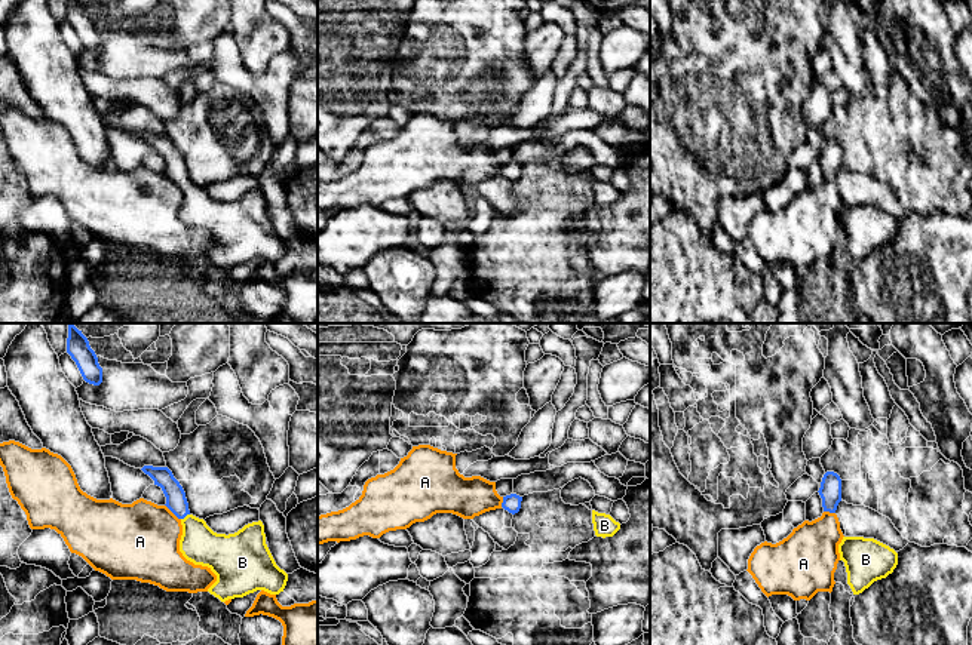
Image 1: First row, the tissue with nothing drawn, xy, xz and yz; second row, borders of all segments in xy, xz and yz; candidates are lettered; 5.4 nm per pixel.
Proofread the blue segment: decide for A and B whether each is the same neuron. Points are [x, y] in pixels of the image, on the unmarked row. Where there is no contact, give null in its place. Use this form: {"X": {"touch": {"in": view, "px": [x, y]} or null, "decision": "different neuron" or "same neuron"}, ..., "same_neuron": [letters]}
{"A": {"touch": {"in": "xy", "px": [172, 180]}, "decision": "different neuron"}, "B": {"touch": {"in": "xy", "px": [184, 184]}, "decision": "same neuron"}, "same_neuron": ["B"]}

